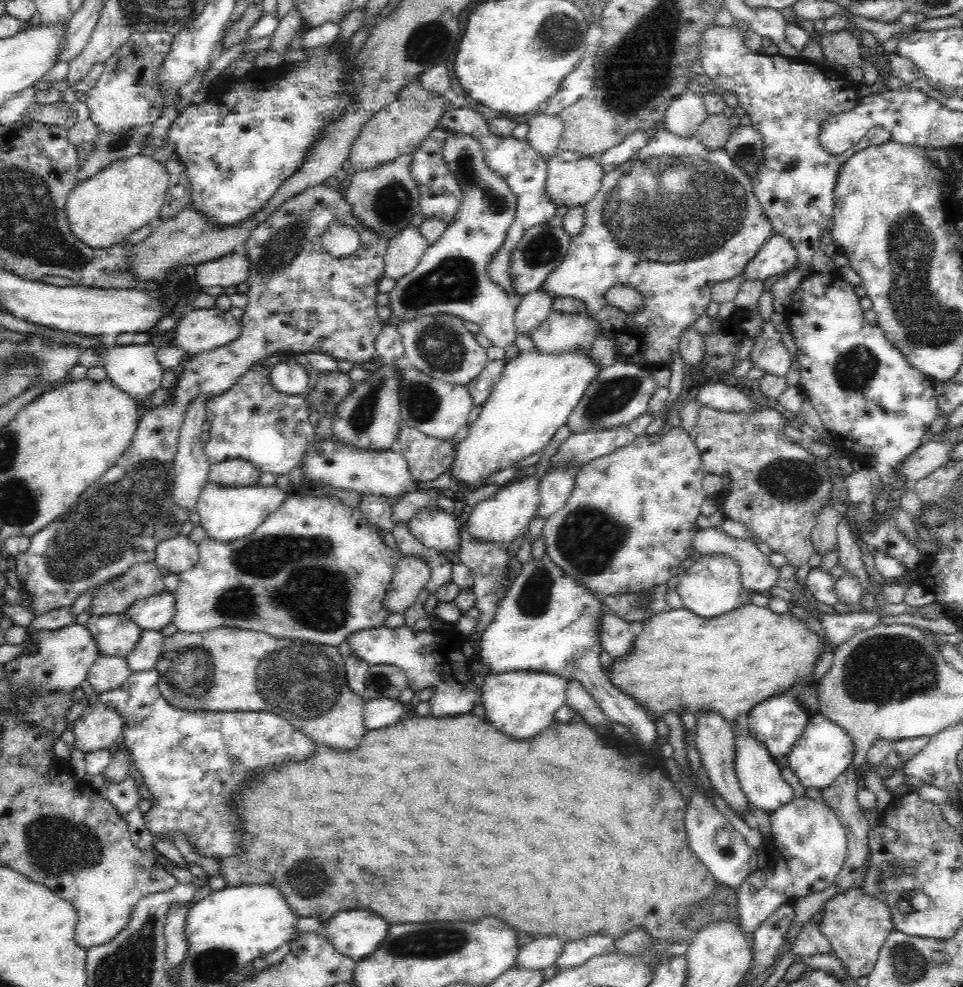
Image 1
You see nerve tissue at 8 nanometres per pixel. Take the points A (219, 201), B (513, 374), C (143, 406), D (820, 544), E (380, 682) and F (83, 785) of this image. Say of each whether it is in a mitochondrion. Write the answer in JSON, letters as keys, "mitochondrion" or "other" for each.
{"A":"other","B":"other","C":"other","D":"other","E":"mitochondrion","F":"other"}

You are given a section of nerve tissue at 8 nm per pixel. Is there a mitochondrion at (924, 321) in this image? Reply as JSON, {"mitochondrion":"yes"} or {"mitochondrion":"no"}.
{"mitochondrion":"yes"}

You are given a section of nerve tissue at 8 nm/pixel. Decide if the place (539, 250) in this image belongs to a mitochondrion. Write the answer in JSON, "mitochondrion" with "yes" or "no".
{"mitochondrion":"yes"}

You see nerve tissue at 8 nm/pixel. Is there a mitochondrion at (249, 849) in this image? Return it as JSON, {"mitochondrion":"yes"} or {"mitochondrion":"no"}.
{"mitochondrion":"no"}

